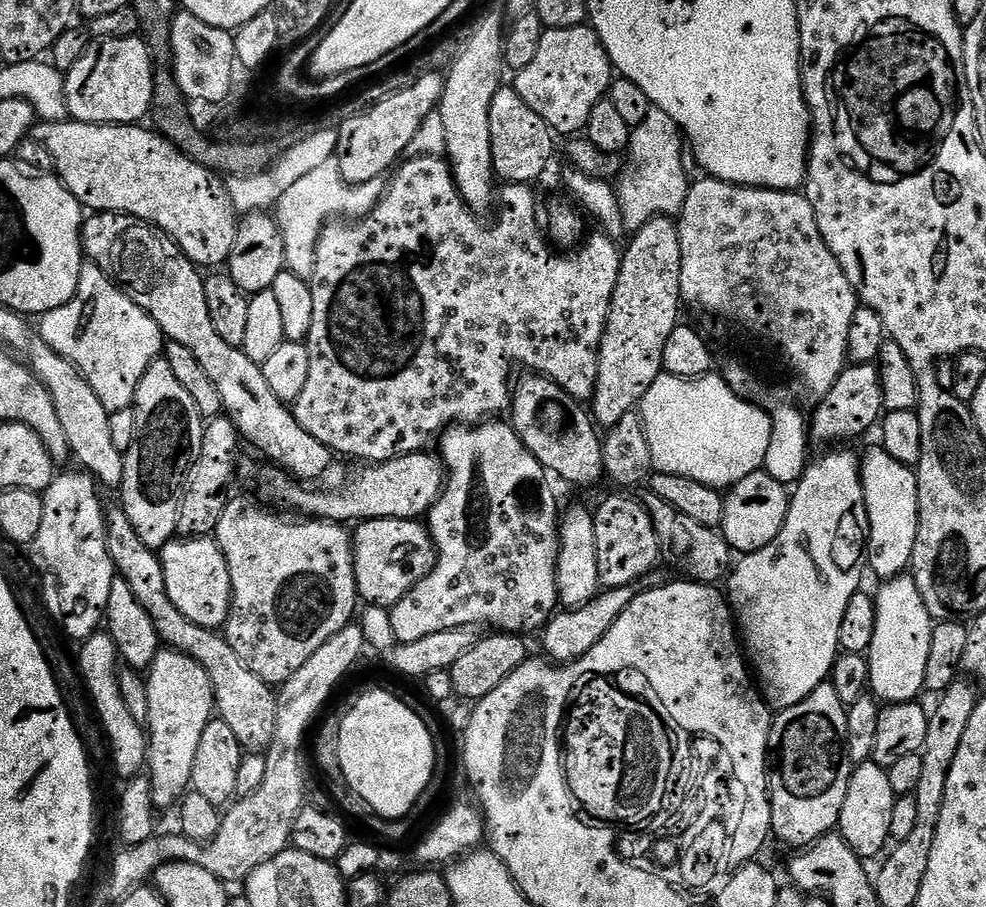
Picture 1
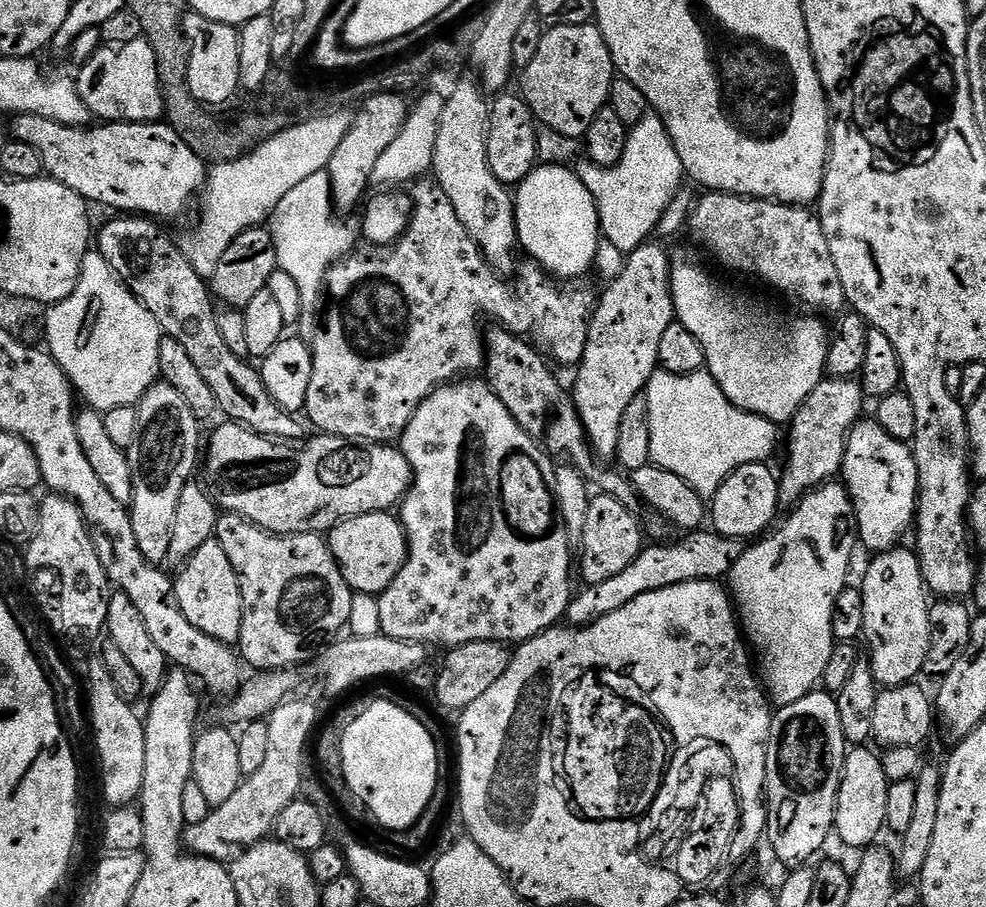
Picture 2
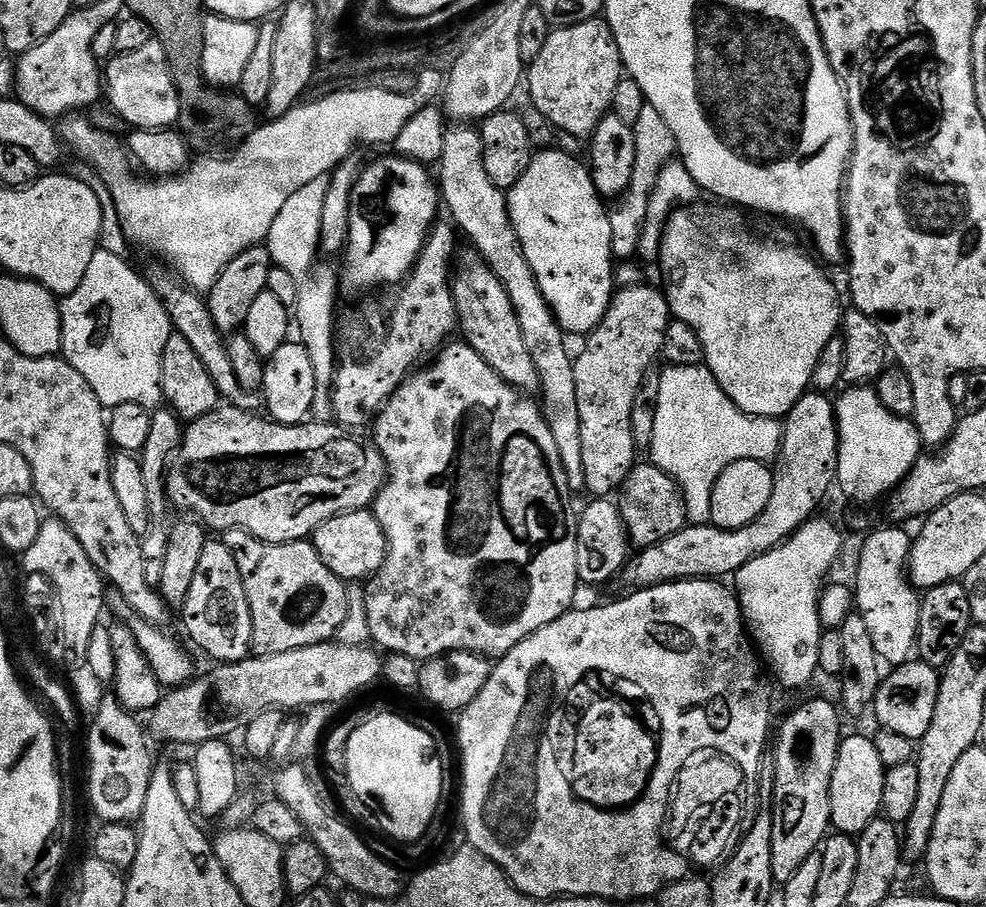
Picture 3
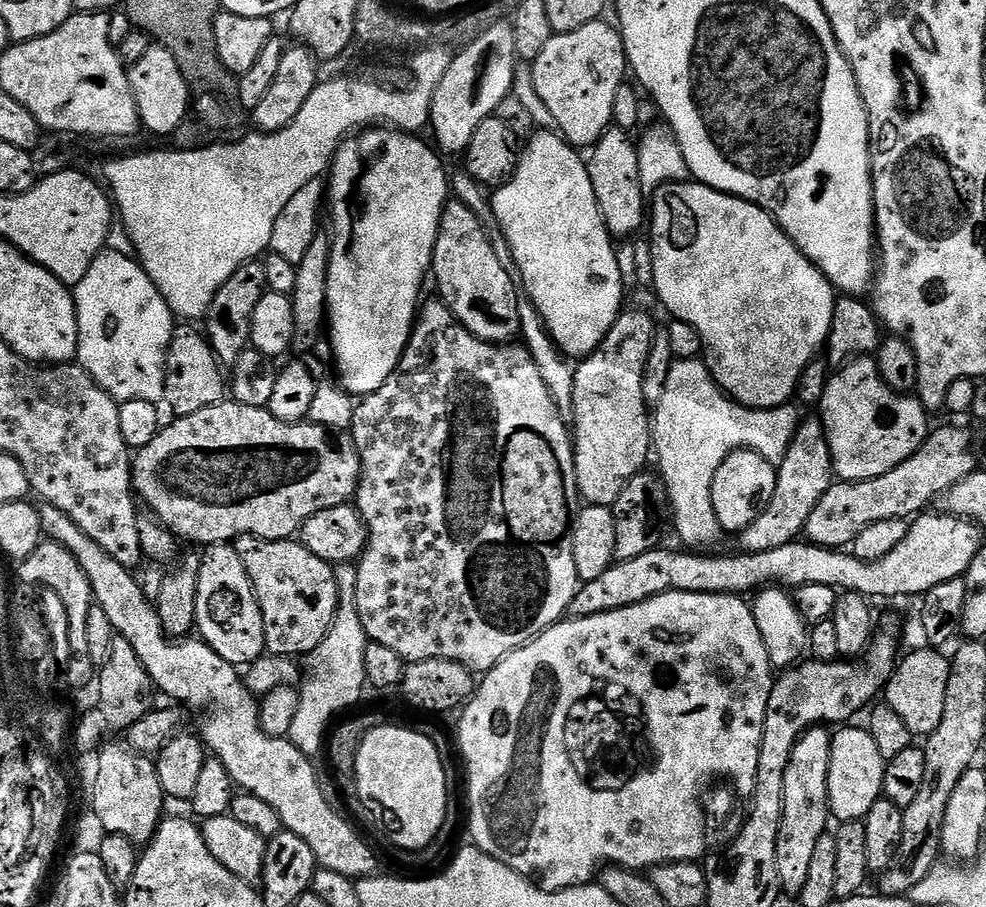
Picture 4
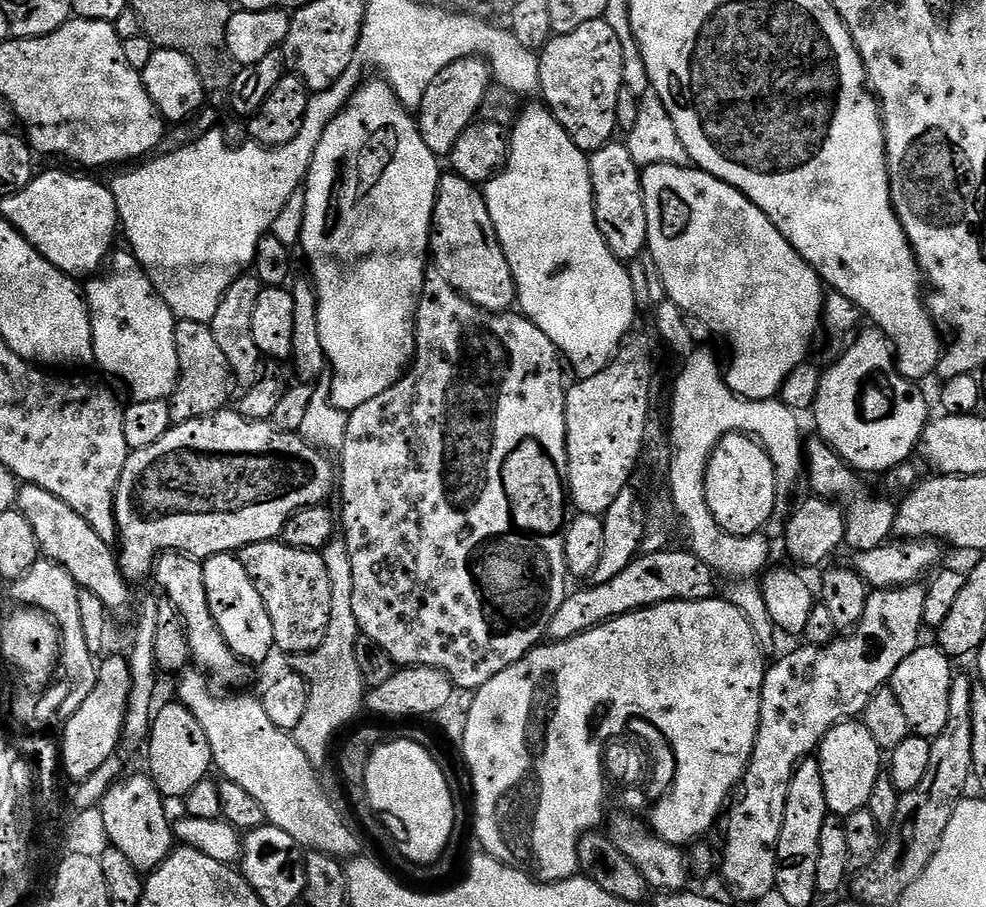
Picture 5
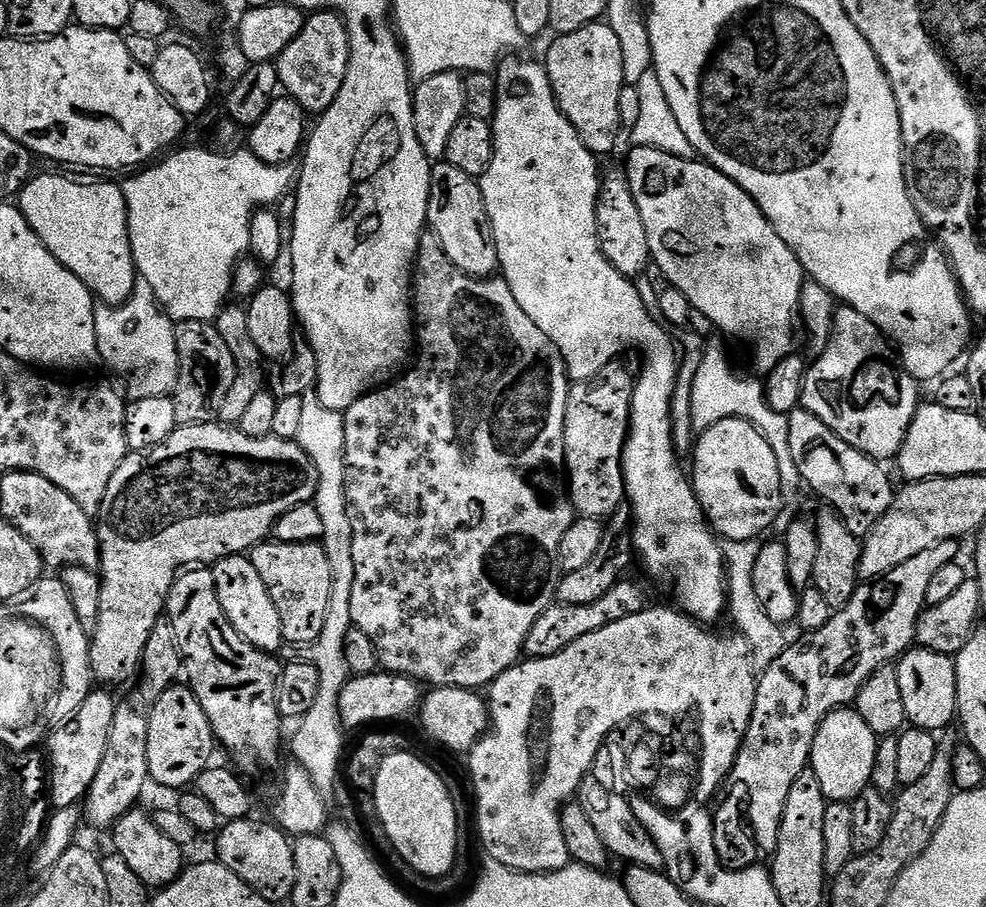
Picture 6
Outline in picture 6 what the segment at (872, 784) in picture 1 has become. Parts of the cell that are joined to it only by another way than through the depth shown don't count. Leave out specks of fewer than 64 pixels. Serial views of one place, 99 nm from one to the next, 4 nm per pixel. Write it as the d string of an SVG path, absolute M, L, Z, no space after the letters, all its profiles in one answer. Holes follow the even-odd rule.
M855 707L835 708L828 717L818 726L818 734L814 738L812 747L812 759L810 770L818 778L822 785L824 799L829 802L851 802L864 793L864 789L872 782L872 771L874 770L874 758L876 757L876 746L878 737L866 722L856 713Z

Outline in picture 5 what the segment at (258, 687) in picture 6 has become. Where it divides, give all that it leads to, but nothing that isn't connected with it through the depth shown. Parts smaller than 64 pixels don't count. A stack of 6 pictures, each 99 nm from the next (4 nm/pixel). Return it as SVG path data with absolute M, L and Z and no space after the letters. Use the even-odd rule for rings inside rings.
M183 552L163 553L156 561L154 580L160 583L161 590L168 595L165 596L167 603L178 610L186 626L195 667L207 673L217 685L242 683L250 668L234 654L234 650L230 650L230 646L226 646L226 638L222 638L222 630L218 630L214 614L210 614L210 602L206 602L203 563L199 559L185 556Z

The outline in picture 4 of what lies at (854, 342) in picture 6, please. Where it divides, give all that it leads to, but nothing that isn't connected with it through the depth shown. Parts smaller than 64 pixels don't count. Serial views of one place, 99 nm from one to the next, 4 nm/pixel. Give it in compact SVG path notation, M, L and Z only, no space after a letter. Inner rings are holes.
M855 360L829 375L826 394L822 394L818 405L832 455L832 471L841 481L869 480L894 470L922 446L930 431L928 409L915 395L895 392L884 381L881 365L874 361Z

